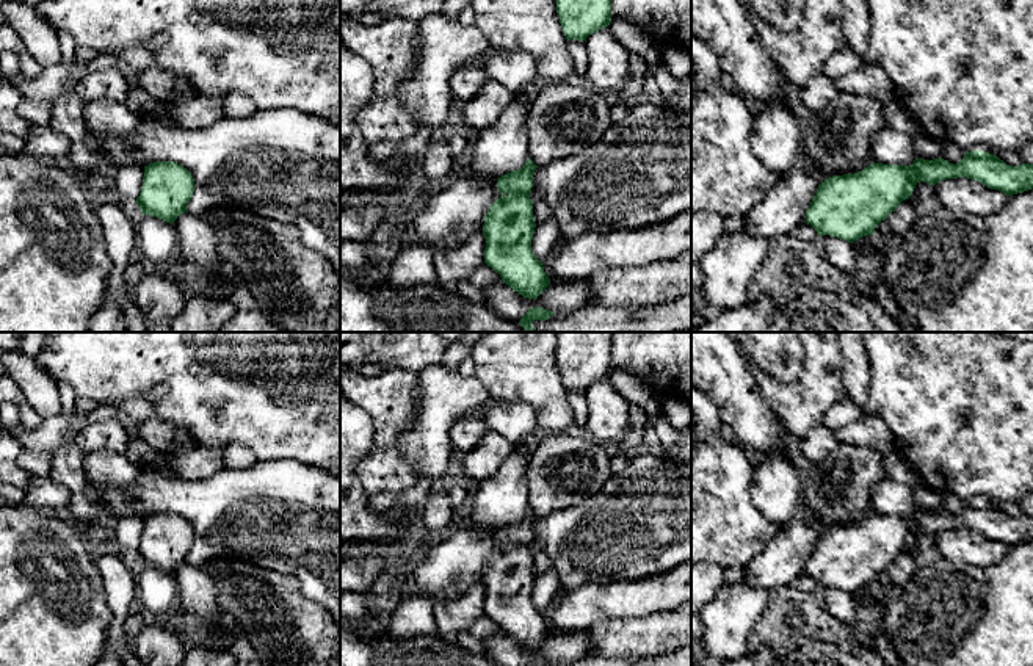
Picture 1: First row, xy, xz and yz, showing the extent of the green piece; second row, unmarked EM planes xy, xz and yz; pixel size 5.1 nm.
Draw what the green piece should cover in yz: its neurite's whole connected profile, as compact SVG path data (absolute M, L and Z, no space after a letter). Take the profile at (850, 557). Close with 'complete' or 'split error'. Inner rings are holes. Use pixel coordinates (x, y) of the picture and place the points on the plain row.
M983 501L966 503L956 516L941 508L915 509L909 517L873 512L859 523L832 527L821 533L806 561L806 574L820 588L831 586L854 594L873 586L875 578L911 548L919 533L934 538L941 531L958 528L1013 547L1033 539L1033 516L1009 517Z; complete

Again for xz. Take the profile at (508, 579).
M528 509L520 520L497 530L502 547L489 558L483 575L484 614L528 650L536 650L550 636L541 611L531 602L536 575L530 544L536 519Z; complete

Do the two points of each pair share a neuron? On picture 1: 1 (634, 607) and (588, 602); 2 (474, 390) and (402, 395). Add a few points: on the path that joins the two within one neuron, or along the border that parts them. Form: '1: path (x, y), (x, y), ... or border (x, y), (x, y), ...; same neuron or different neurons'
1: path (623, 602), (599, 602); same neuron
2: border (417, 373), (416, 416), (406, 428); different neurons

